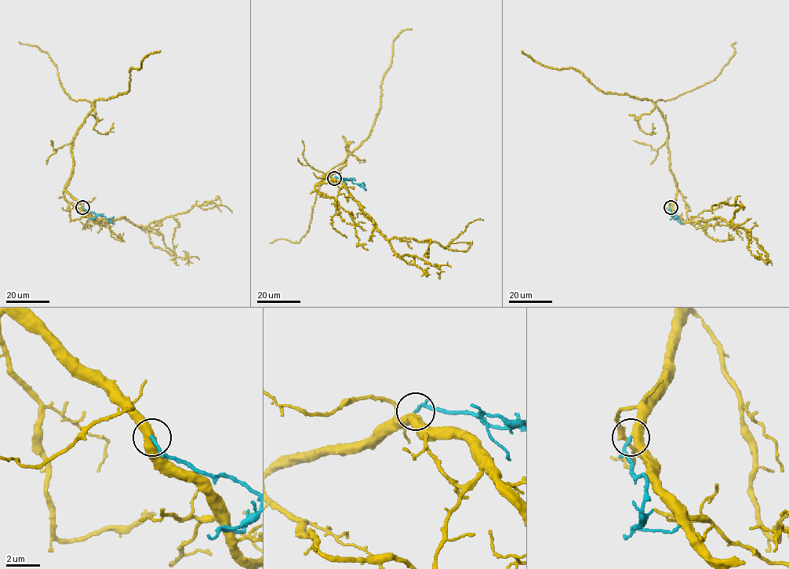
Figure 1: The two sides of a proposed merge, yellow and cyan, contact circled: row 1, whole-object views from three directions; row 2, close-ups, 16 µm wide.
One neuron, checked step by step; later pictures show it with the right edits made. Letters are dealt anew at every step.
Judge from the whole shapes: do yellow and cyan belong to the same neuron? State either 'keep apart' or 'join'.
join

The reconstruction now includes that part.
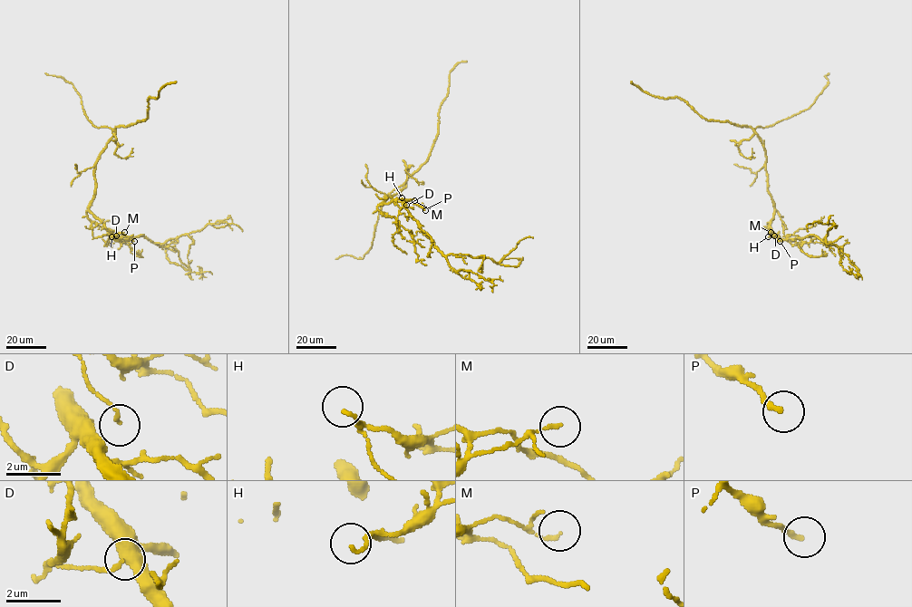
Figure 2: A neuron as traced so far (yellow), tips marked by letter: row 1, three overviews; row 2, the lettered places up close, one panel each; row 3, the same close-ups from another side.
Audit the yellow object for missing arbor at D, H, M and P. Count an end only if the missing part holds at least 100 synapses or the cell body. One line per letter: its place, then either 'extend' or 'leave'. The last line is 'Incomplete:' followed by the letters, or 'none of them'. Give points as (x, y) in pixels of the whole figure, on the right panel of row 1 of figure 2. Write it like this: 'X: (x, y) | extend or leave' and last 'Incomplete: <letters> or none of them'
D: (774, 236) | leave
H: (768, 236) | leave
M: (771, 232) | leave
P: (780, 241) | leave
Incomplete: none of them

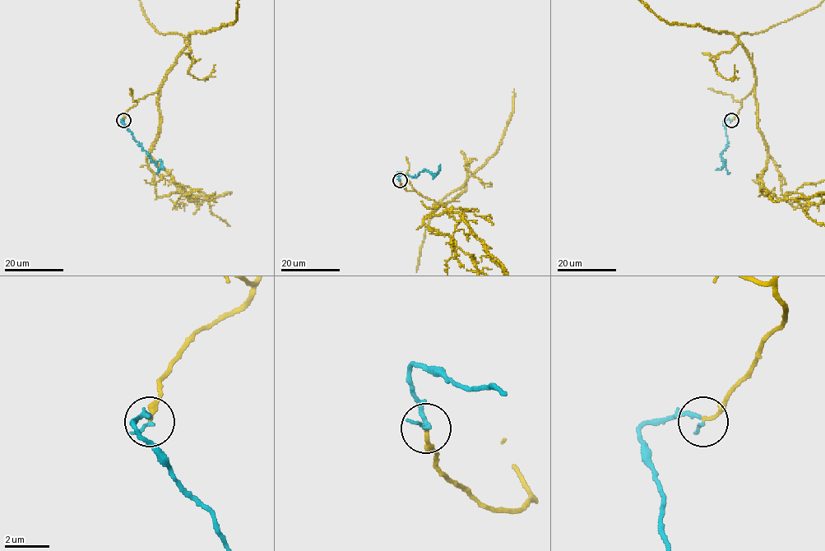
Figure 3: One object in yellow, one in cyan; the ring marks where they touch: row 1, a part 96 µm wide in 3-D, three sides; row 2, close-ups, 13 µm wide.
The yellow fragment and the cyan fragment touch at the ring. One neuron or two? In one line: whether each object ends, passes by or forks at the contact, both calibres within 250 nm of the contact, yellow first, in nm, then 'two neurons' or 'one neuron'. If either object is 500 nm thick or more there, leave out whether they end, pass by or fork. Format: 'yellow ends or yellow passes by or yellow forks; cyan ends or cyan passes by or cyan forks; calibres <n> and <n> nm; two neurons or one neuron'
yellow ends; cyan ends; calibres 150 and 200 nm; one neuron

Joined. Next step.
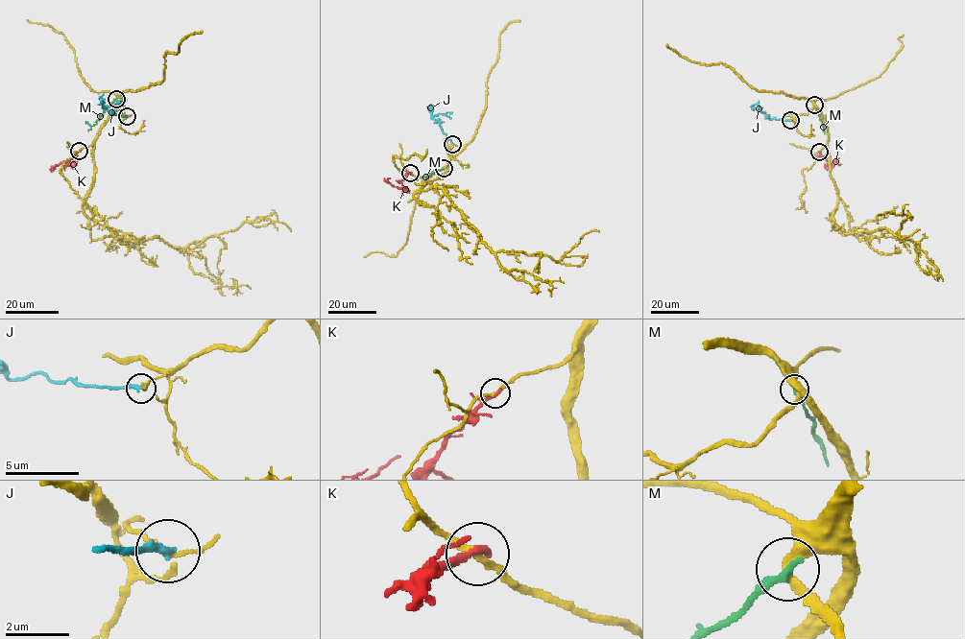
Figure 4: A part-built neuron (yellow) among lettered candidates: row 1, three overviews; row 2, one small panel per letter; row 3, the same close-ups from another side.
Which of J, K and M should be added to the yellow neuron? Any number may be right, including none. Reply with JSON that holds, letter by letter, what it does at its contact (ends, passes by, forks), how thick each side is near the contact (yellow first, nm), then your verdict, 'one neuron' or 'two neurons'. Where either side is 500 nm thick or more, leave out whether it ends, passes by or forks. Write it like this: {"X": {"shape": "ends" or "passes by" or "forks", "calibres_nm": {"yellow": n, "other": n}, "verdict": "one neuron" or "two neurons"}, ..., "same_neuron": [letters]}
{"J": {"shape": "ends", "calibres_nm": {"yellow": 110, "other": 220}, "verdict": "two neurons"}, "K": {"shape": "ends", "calibres_nm": {"yellow": 200, "other": 280}, "verdict": "two neurons"}, "M": {"shape": "ends", "calibres_nm": {"yellow": 320, "other": 260}, "verdict": "two neurons"}, "same_neuron": []}

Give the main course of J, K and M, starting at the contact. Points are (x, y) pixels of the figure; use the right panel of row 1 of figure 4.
J: (790, 120), (769, 119), (759, 106)
K: (819, 152), (828, 163), (832, 166), (835, 163), (834, 160), (830, 165), (825, 164)
M: (813, 105), (823, 130), (827, 127)

